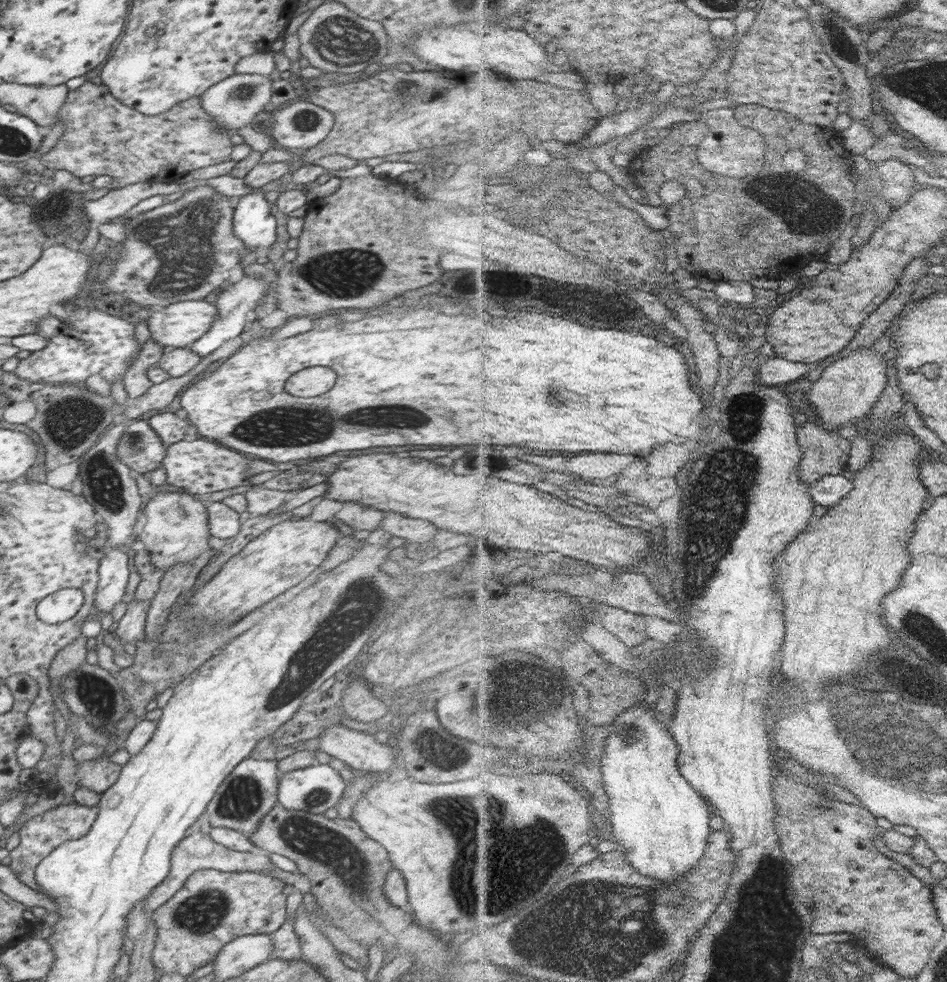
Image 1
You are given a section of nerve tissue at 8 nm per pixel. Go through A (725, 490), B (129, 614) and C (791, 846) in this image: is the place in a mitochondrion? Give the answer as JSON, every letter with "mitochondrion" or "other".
{"A":"mitochondrion","B":"other","C":"other"}

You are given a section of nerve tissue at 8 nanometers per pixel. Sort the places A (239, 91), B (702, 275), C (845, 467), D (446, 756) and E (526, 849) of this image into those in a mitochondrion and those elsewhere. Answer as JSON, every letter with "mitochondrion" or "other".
{"A":"mitochondrion","B":"other","C":"other","D":"mitochondrion","E":"mitochondrion"}

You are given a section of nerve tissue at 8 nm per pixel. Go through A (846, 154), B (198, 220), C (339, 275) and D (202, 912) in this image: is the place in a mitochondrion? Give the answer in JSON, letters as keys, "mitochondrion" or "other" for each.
{"A":"other","B":"mitochondrion","C":"mitochondrion","D":"mitochondrion"}

